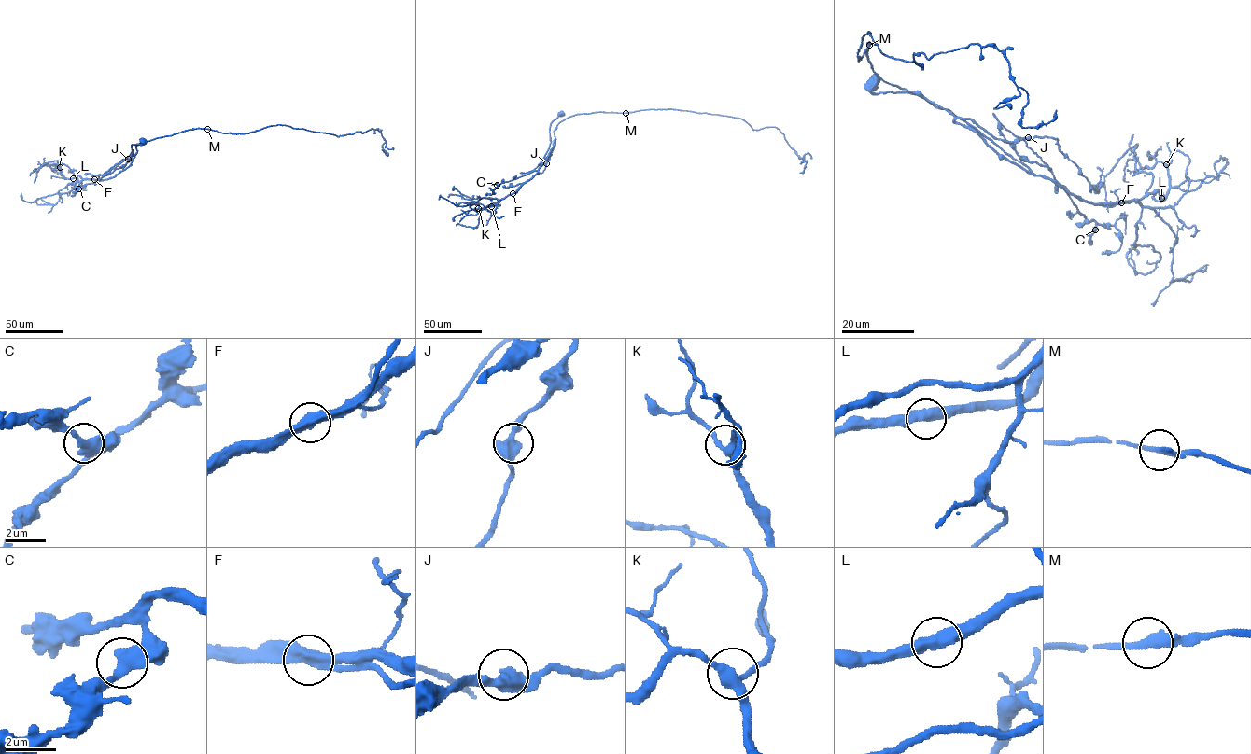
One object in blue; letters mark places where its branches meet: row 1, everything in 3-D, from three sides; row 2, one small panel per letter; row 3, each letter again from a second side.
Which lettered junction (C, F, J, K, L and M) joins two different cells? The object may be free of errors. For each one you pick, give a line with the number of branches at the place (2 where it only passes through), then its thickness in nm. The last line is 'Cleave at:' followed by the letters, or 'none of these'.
Cleave at: none of these

